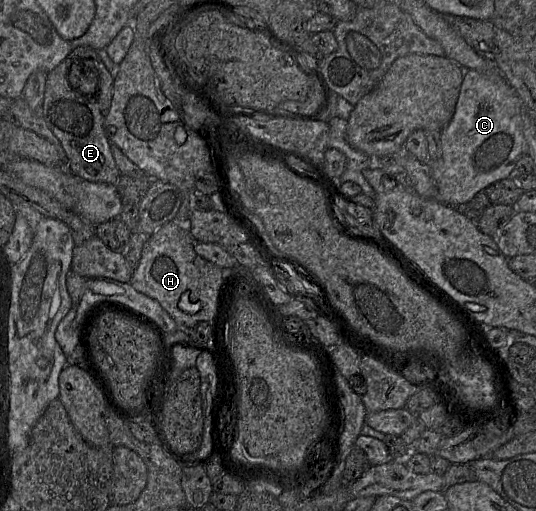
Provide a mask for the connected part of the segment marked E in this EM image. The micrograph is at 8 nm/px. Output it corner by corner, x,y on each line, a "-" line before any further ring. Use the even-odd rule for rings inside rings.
79,46
53,70
48,72
43,101
43,118
53,134
58,138
66,155
66,162
60,167
67,167
73,175
82,180
116,185
120,177
105,128
105,118
109,112
114,76
106,68
98,50
89,46
-
73,63
78,63
81,70
90,72
91,81
96,80
96,91
93,95
84,95
72,88
69,73

